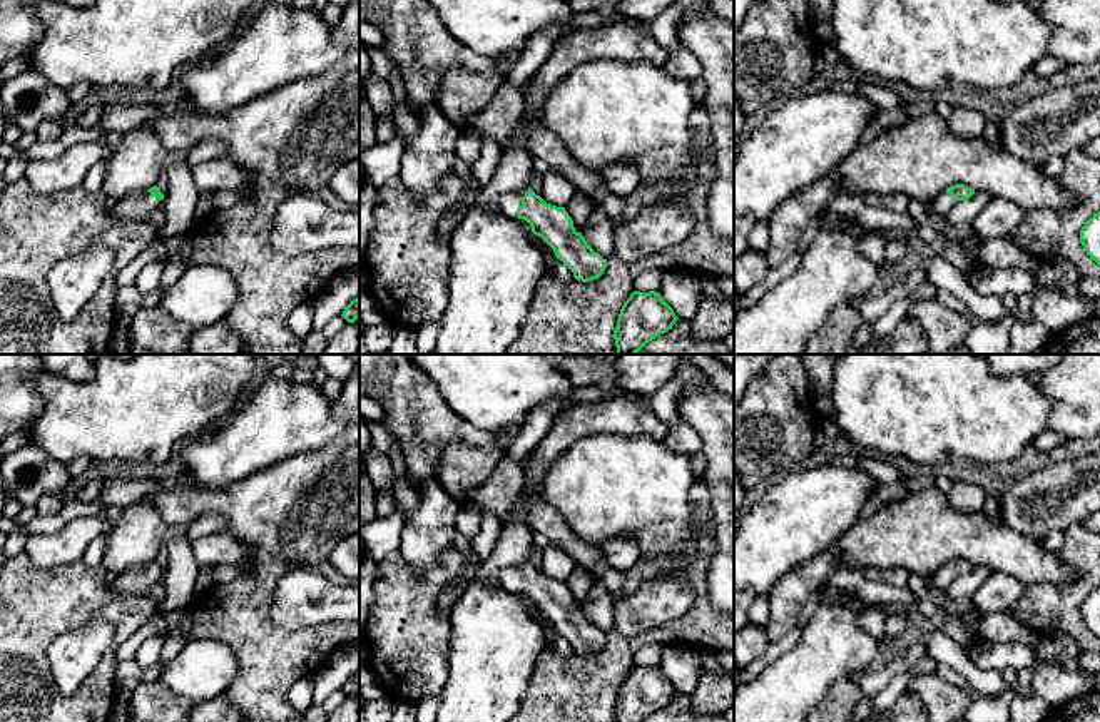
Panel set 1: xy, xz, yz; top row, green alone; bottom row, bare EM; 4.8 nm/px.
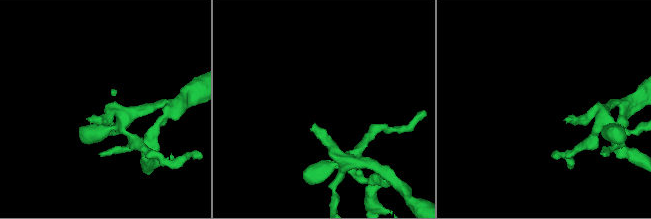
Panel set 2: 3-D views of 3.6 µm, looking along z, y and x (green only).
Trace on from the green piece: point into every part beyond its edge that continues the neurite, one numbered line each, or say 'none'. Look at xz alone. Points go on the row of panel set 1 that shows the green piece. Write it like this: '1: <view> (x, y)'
1: xz (509, 203)

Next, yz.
1: yz (943, 203)

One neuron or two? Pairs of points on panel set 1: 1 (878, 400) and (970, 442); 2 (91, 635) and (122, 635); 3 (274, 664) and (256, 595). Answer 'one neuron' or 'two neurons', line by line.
1: one neuron
2: two neurons
3: one neuron

